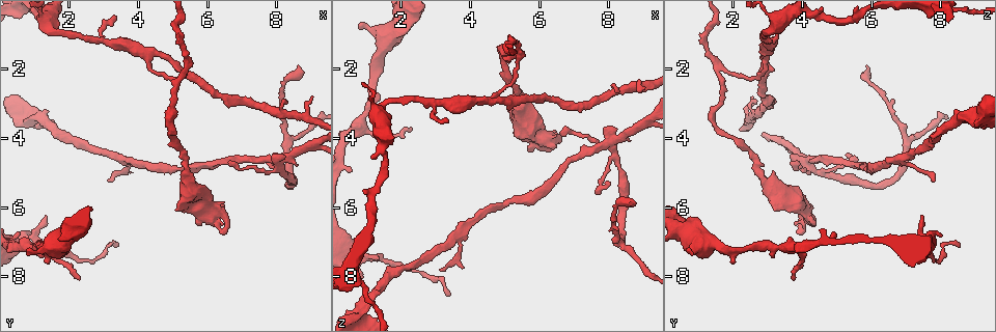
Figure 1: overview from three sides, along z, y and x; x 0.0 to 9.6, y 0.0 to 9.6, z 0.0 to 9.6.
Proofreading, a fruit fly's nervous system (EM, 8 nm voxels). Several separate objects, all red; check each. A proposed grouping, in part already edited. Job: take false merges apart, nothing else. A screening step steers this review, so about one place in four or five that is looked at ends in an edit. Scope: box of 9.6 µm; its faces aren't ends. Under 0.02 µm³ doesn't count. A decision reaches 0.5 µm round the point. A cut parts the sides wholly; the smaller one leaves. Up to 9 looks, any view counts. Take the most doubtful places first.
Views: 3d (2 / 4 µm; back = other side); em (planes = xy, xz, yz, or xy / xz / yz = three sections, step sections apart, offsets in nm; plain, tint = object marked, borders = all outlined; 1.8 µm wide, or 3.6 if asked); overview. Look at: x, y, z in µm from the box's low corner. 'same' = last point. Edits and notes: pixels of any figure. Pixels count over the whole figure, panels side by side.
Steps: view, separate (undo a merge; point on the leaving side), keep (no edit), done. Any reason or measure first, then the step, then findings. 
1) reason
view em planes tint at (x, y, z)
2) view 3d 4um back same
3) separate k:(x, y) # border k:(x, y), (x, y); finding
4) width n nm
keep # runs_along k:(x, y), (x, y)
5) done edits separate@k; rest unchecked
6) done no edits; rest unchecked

abrupt turn
view em xz step 4 tint at (7.85, 4.65, 4.15)

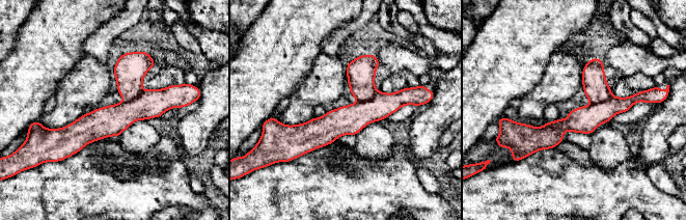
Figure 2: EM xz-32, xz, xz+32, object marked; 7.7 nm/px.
cut it another way
view em planes tint same

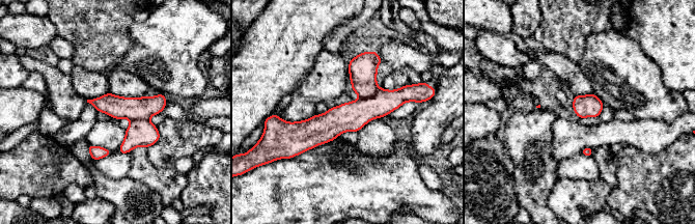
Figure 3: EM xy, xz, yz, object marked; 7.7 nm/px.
separate 3:(363, 68) # border 3:(379, 88), (371, 95), (360, 99); two cells meet here

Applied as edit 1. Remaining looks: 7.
calibre changes
view em xz step 8 tint at (6.05, 6.00, 4.05)

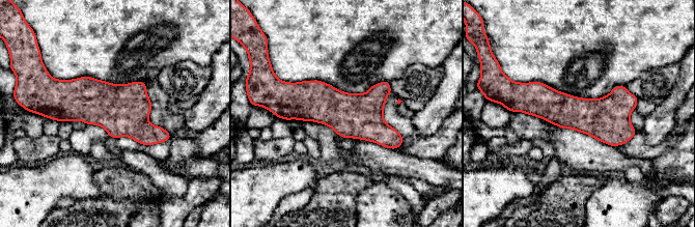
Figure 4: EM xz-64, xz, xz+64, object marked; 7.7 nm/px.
keep # runs_along 4:(284, 109), (337, 109), (399, 141); continuous, no second cell

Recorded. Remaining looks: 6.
small branch off a trunk
view 3d 4um at (1.35, 0.60, 3.35)

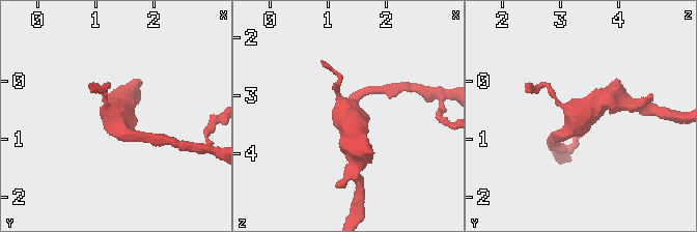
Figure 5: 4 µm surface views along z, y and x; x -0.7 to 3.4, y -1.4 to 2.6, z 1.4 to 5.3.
arms 3
view em planes tint at (1.35, 0.65, 3.35)

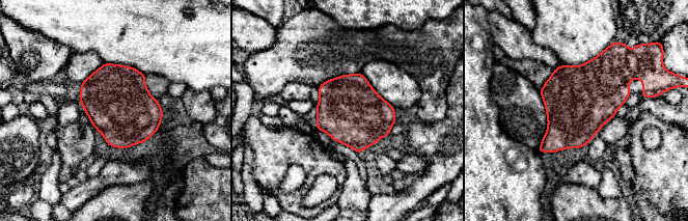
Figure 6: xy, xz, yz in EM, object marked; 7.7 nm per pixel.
width 500 nm
keep # all the same cell

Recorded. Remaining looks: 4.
two arms in line, one across
view em yz step 8 tint at (0.75, 7.10, 3.60)

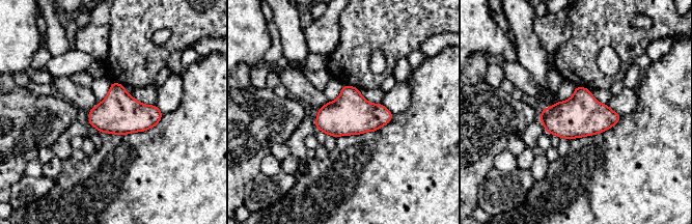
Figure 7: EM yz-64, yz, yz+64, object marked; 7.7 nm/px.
view em planes borders same

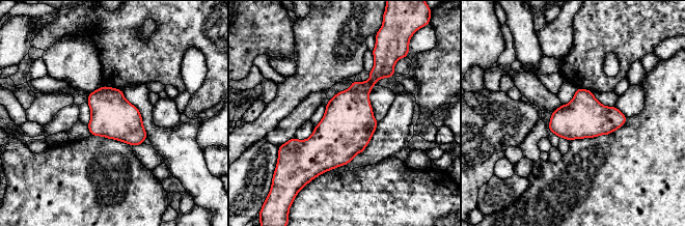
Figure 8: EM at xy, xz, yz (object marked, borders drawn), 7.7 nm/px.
keep # all the same cell

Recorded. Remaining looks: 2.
done edits separate@3; rest unchecked

